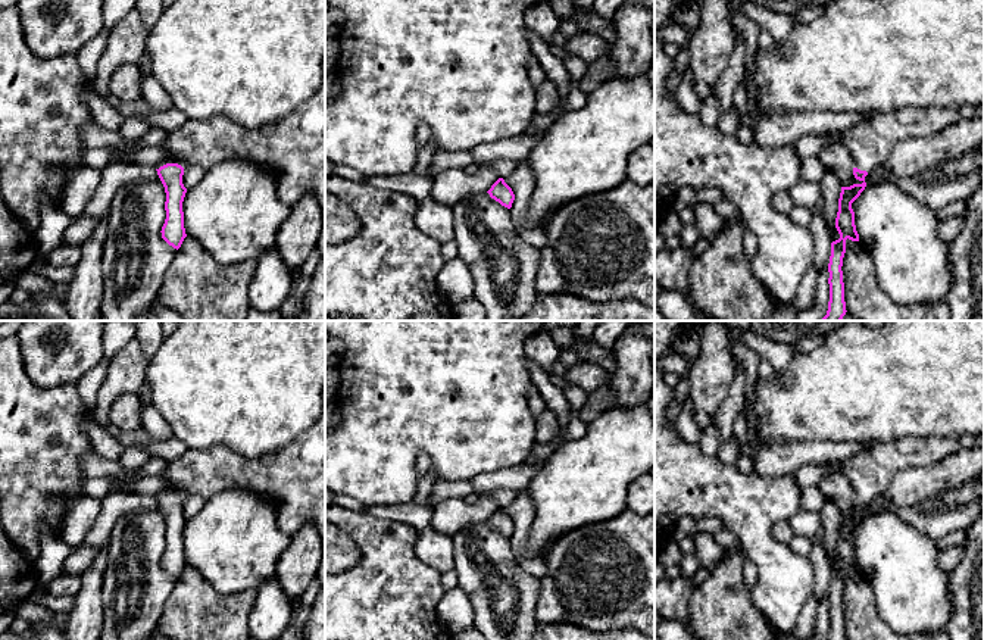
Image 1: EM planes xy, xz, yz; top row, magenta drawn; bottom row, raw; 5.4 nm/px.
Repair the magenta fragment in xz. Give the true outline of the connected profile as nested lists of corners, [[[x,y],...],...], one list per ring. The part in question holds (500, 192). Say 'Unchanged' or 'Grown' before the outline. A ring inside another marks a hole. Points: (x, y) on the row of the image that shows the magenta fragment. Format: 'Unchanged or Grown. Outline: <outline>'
Unchanged. Outline: [[[499,178],[491,188],[487,191],[491,199],[499,202],[502,206],[510,209],[515,200],[512,188],[505,182],[503,178]]]

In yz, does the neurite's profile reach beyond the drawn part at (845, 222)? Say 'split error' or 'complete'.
split error

